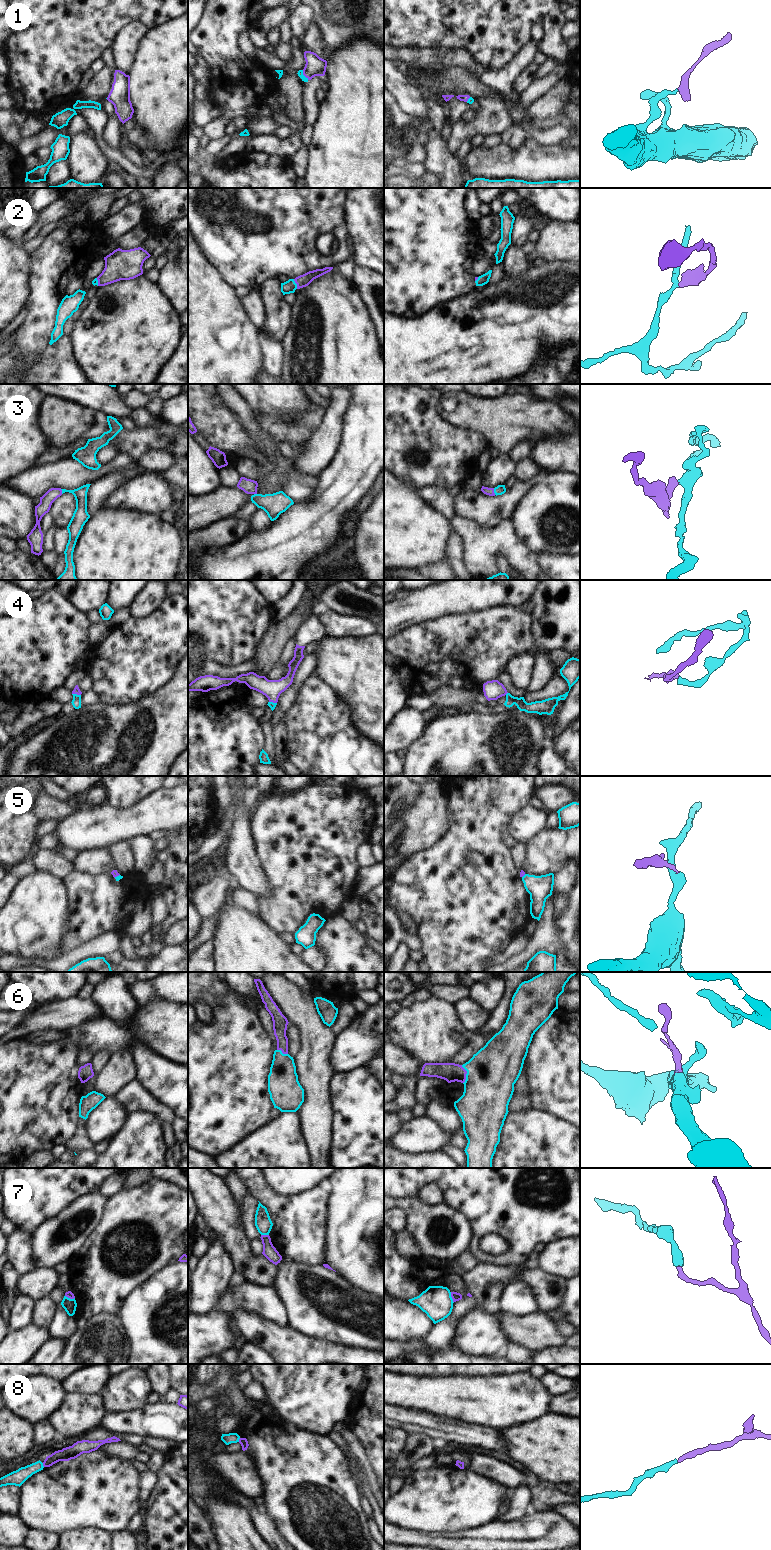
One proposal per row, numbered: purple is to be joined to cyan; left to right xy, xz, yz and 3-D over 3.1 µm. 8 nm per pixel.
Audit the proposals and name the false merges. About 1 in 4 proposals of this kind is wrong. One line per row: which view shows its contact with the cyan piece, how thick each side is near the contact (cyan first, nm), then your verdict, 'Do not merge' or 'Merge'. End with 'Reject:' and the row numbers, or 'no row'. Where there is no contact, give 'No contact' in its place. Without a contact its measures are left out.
1: Touches cyan in xz. Thickness 50 nm (cyan) against 160 nm. Merge
2: Touches cyan in xz. Thickness 100 nm (cyan) against 100 nm. Merge
3: Touches cyan in yz. Thickness 80 nm (cyan) against 60 nm. Merge
4: Touches cyan in xy. Thickness 80 nm (cyan) against 50 nm. Merge
5: Touches cyan in xy. Thickness 40 nm (cyan) against 50 nm. Merge
6: Touches cyan in yz. Thickness 400 nm (cyan) against 160 nm. Merge
7: Touches cyan in yz. Thickness 260 nm (cyan) against 70 nm. Do not merge
8: Touches cyan in xy. Thickness 120 nm (cyan) against 110 nm. Merge
Reject: 7.

